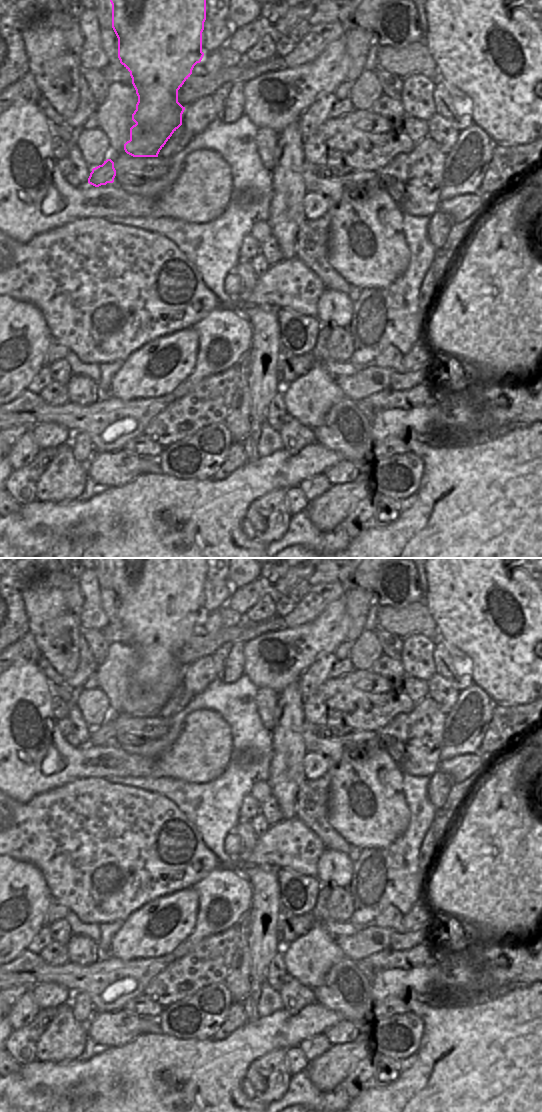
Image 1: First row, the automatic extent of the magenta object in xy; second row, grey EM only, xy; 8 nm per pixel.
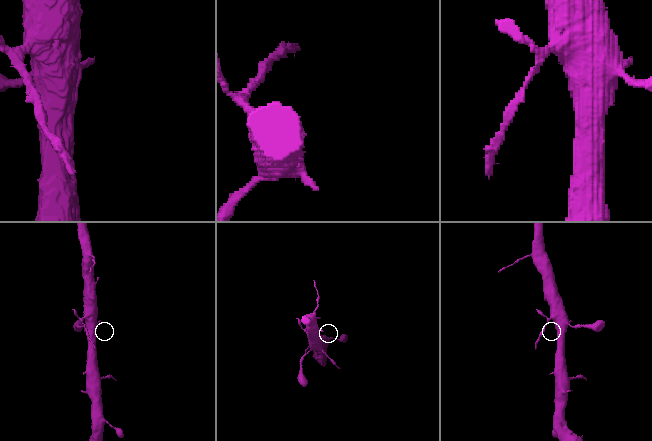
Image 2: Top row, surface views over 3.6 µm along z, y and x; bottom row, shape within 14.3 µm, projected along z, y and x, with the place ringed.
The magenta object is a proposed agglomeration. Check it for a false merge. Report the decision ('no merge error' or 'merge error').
merge error

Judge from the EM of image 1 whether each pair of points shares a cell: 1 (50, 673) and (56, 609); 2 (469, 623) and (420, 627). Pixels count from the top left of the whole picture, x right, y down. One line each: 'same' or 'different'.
1: different
2: different

